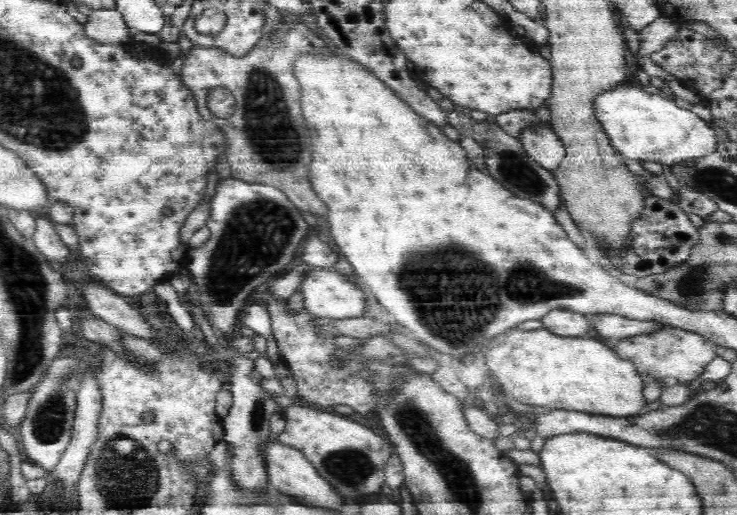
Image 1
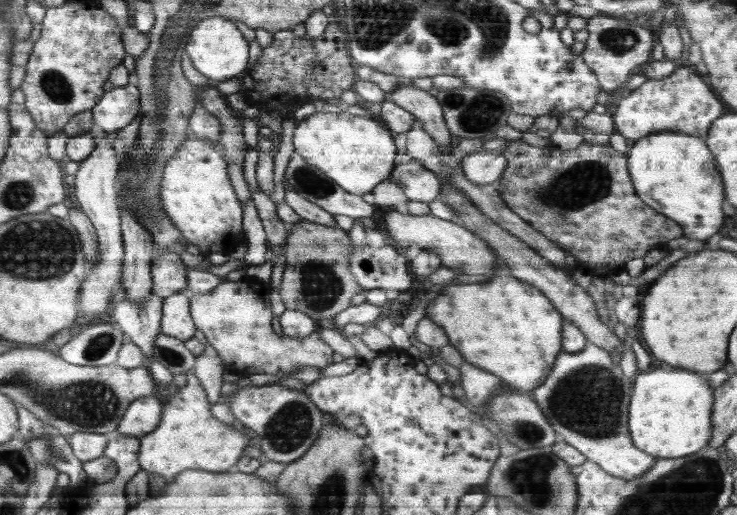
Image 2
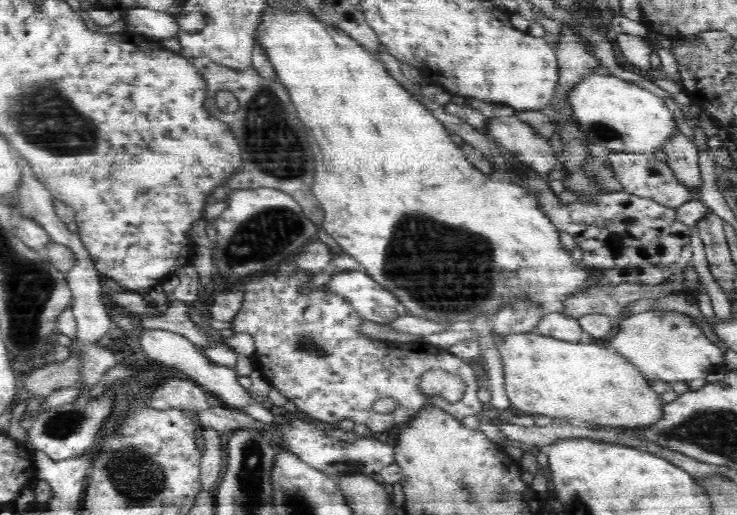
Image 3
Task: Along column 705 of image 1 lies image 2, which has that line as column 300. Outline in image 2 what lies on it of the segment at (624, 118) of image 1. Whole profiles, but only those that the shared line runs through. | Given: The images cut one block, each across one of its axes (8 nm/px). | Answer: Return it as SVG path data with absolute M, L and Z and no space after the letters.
M345 109L342 114L314 113L297 124L293 134L295 154L302 157L308 164L322 170L328 178L349 193L360 196L370 193L376 184L390 177L390 171L394 169L396 148L394 148L390 132L378 124L377 118L354 116L348 114Z

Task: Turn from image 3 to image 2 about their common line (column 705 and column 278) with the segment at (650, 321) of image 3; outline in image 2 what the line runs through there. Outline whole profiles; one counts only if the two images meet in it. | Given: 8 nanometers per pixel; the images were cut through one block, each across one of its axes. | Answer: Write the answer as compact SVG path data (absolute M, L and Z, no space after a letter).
M248 276L238 281L224 278L215 289L193 296L190 304L190 316L197 323L198 330L207 342L222 358L226 371L237 374L272 374L272 376L292 376L304 366L326 368L333 362L334 351L322 337L314 331L303 339L278 335L272 328L272 310L270 310L270 286L256 277Z

